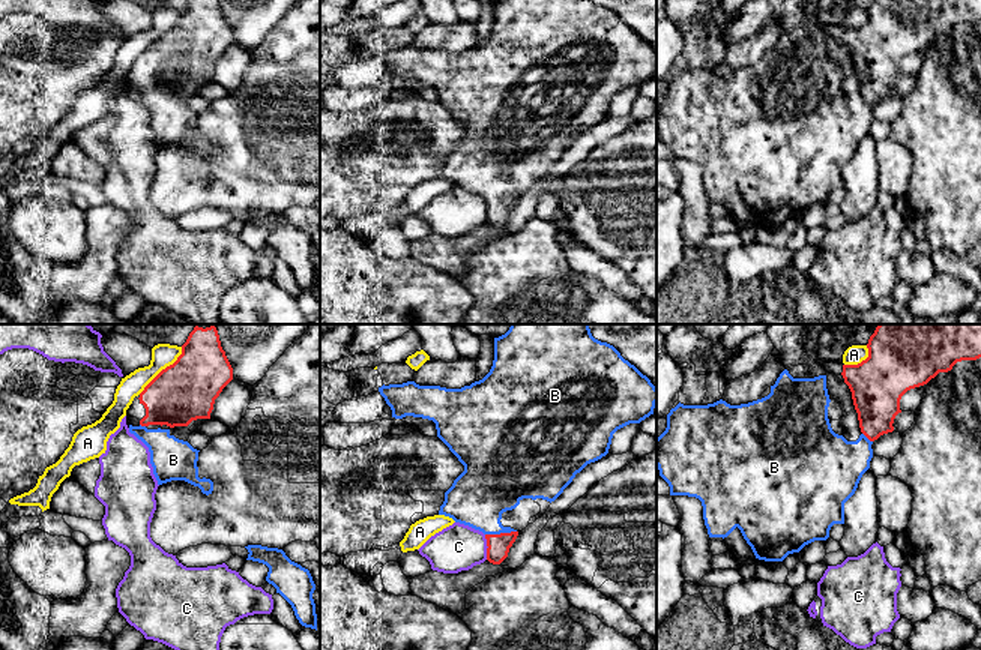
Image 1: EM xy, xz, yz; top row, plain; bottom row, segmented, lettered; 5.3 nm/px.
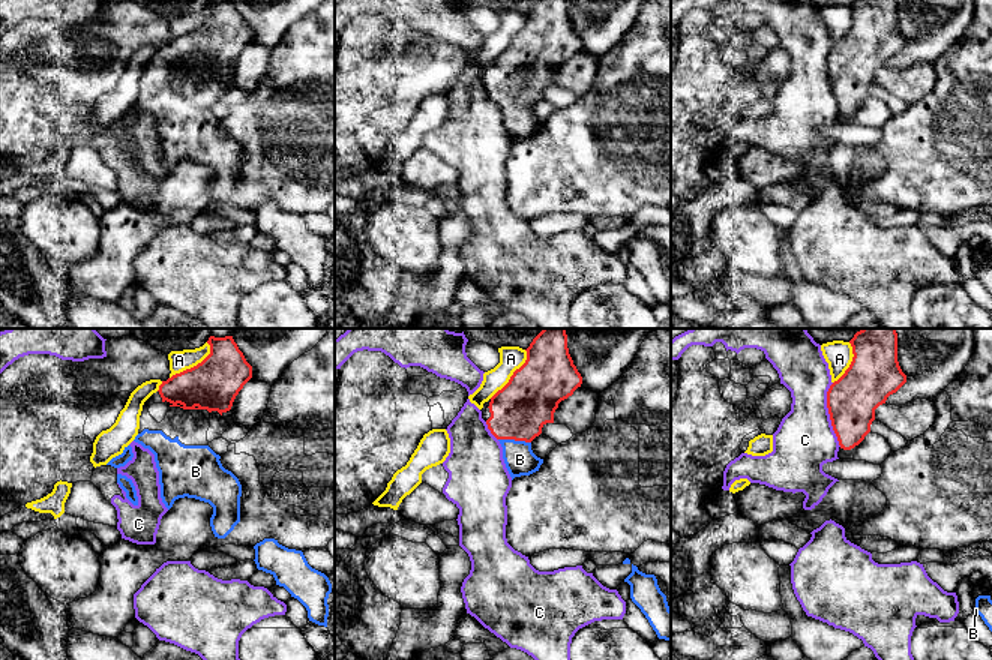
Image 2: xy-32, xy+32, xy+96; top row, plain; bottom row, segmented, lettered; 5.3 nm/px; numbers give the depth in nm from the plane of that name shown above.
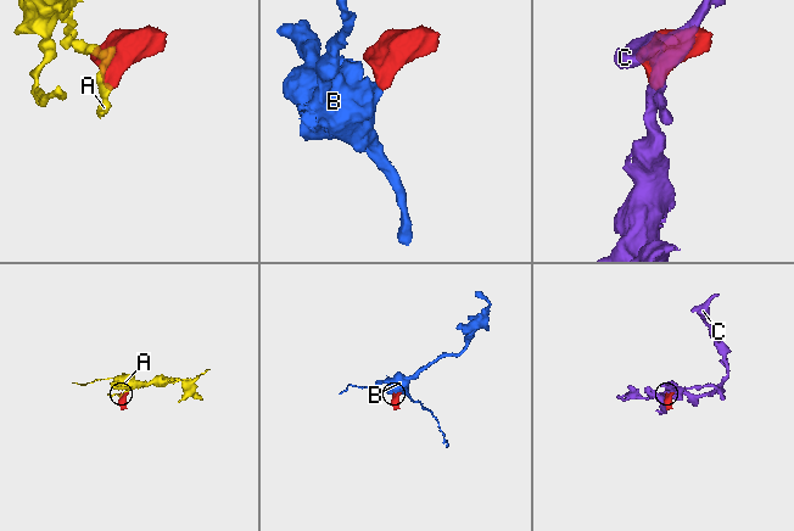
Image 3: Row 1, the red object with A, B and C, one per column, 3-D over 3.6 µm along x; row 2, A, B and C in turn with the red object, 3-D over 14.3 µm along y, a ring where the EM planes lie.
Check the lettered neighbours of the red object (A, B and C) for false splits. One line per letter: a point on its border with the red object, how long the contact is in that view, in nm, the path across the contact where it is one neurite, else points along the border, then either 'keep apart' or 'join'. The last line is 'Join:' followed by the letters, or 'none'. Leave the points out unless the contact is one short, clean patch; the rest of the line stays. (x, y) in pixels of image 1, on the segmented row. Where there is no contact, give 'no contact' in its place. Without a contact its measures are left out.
A: contact xy (162, 370); length 340 nm; keep apart
B: contact xz (501, 533); length 170 nm; way xz (499, 545), (501, 533), (485, 518), (478, 497); join
C: contact xz (487, 545); length 140 nm; keep apart
Join: B

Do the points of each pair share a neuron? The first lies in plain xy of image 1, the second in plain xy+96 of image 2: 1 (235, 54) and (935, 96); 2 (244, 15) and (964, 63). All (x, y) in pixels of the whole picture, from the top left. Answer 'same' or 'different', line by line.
1: different
2: different

